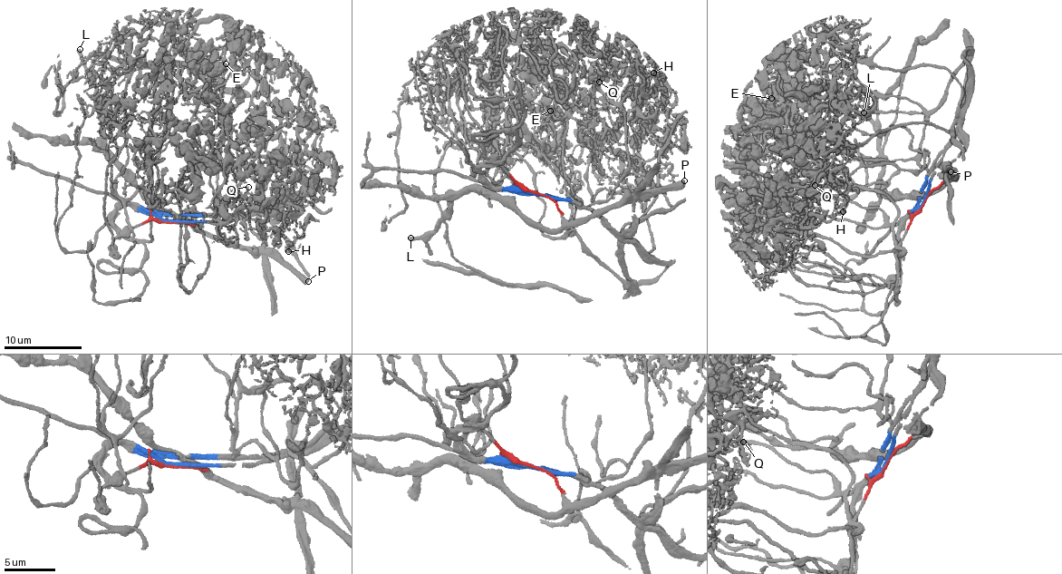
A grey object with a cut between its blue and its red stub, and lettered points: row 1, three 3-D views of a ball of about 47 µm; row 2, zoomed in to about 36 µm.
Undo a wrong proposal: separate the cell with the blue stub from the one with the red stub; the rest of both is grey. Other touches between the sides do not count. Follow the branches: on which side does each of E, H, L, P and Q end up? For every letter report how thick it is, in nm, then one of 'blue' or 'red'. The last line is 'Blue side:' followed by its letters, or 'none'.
E: 550 nm thick; blue
H: 190 nm thick; blue
L: 400 nm thick; red
P: 500 nm thick; red
Q: 200 nm thick; blue
Blue side: E, H, Q

